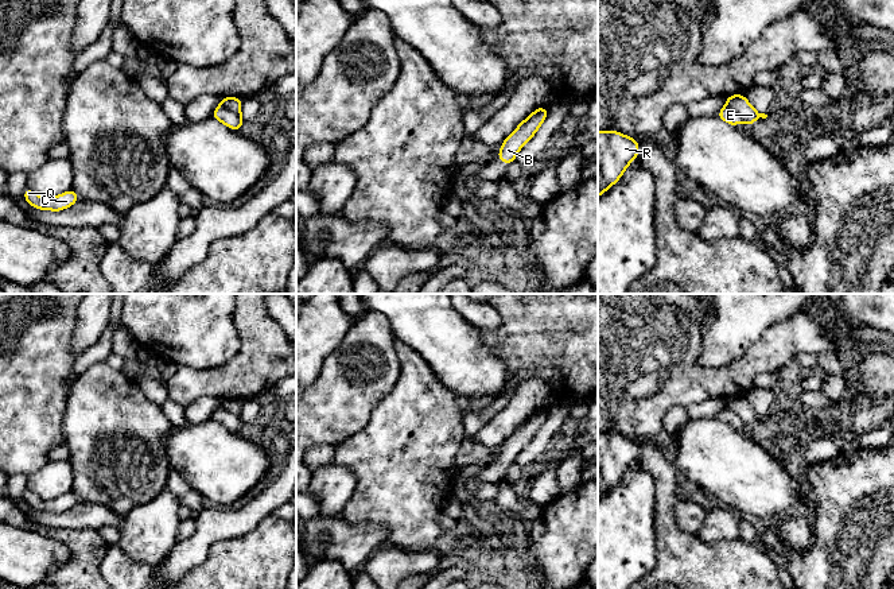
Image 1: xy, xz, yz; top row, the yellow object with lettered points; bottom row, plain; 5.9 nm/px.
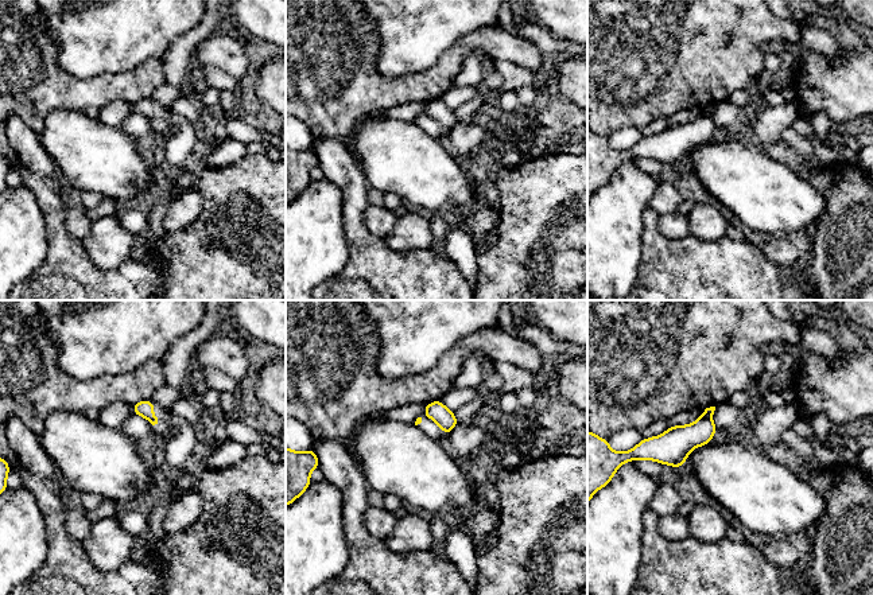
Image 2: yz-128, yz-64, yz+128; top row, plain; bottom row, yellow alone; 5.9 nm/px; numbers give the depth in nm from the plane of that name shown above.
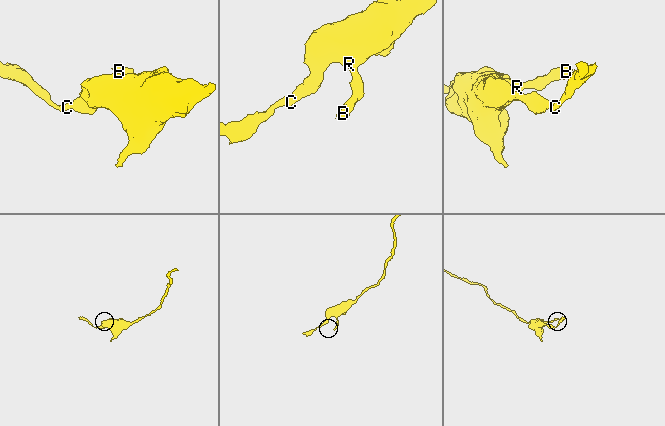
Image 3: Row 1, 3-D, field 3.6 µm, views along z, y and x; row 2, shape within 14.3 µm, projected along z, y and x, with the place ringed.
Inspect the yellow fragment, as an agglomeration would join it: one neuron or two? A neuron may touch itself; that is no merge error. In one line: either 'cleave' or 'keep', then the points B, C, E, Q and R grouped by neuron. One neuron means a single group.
cleave; B E / C Q R

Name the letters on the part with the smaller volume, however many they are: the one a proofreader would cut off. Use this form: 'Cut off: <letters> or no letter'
Cut off: B, E

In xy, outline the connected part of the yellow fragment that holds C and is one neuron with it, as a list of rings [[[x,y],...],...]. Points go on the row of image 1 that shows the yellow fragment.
[[[27,187],[23,193],[23,198],[35,209],[53,212],[67,209],[79,201],[78,194],[73,189],[53,198],[43,198]]]

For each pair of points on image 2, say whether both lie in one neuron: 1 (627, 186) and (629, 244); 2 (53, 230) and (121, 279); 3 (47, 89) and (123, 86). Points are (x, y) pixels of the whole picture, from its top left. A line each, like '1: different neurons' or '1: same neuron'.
1: same neuron
2: same neuron
3: same neuron

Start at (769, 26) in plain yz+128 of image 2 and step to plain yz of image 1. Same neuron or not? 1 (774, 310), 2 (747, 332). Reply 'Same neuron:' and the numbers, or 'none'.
Same neuron: none

